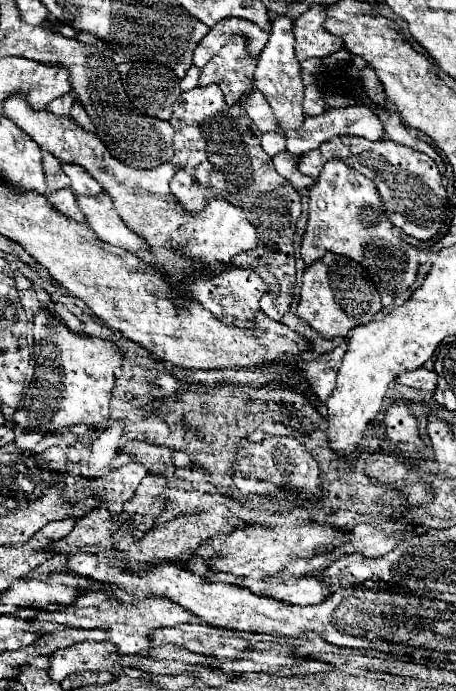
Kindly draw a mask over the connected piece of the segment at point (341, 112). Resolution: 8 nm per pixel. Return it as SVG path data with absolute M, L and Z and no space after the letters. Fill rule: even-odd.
M352 105L344 109L328 109L326 113L316 115L316 117L306 117L300 131L286 131L286 149L294 155L304 155L312 149L318 149L322 141L328 141L334 135L356 135L356 137L364 137L370 141L386 139L386 133L384 133L384 127L378 115L366 105Z

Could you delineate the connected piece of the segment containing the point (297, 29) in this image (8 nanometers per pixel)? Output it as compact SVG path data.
M312 5L306 13L302 13L294 21L294 37L296 37L296 57L300 61L310 57L326 57L344 47L340 37L330 35L324 29L326 11L322 5Z

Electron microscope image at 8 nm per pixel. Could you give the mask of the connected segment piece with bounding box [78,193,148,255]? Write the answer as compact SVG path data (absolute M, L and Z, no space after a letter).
M100 193L96 197L78 195L78 207L86 215L86 223L88 223L88 227L92 227L92 231L98 235L98 239L102 239L110 245L116 245L116 247L124 247L130 253L146 255L146 251L148 251L146 243L142 241L142 237L132 233L124 225L120 215L114 211L110 195L106 195L106 193Z

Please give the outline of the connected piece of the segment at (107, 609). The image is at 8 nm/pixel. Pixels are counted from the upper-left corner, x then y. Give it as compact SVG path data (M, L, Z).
M112 587L112 593L124 601L122 607L114 607L106 601L104 593L98 591L88 591L80 595L72 603L72 611L66 613L66 609L54 609L52 619L56 625L62 627L74 627L74 629L104 629L107 631L106 640L110 641L122 655L134 655L138 651L144 651L150 647L150 639L146 637L148 631L154 631L158 627L172 627L180 623L190 623L196 619L190 611L182 609L180 605L168 601L168 599L144 599L136 601L132 599L126 591L120 591L120 587Z

